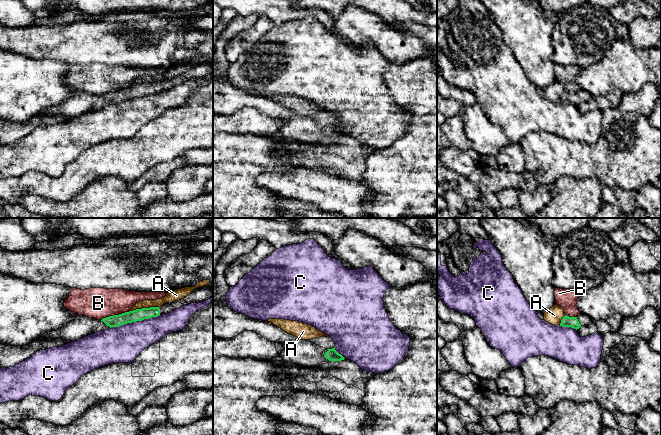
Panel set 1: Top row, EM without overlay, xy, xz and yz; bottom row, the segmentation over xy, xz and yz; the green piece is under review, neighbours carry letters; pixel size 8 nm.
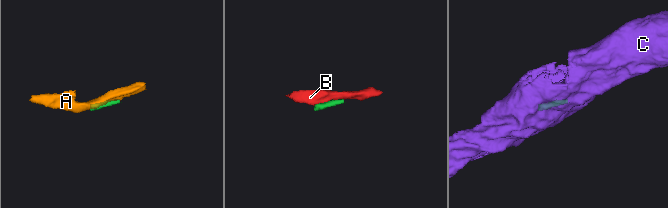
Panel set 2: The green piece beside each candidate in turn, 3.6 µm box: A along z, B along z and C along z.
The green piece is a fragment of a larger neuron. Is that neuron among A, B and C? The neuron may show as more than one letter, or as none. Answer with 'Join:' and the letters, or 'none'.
Join: none

